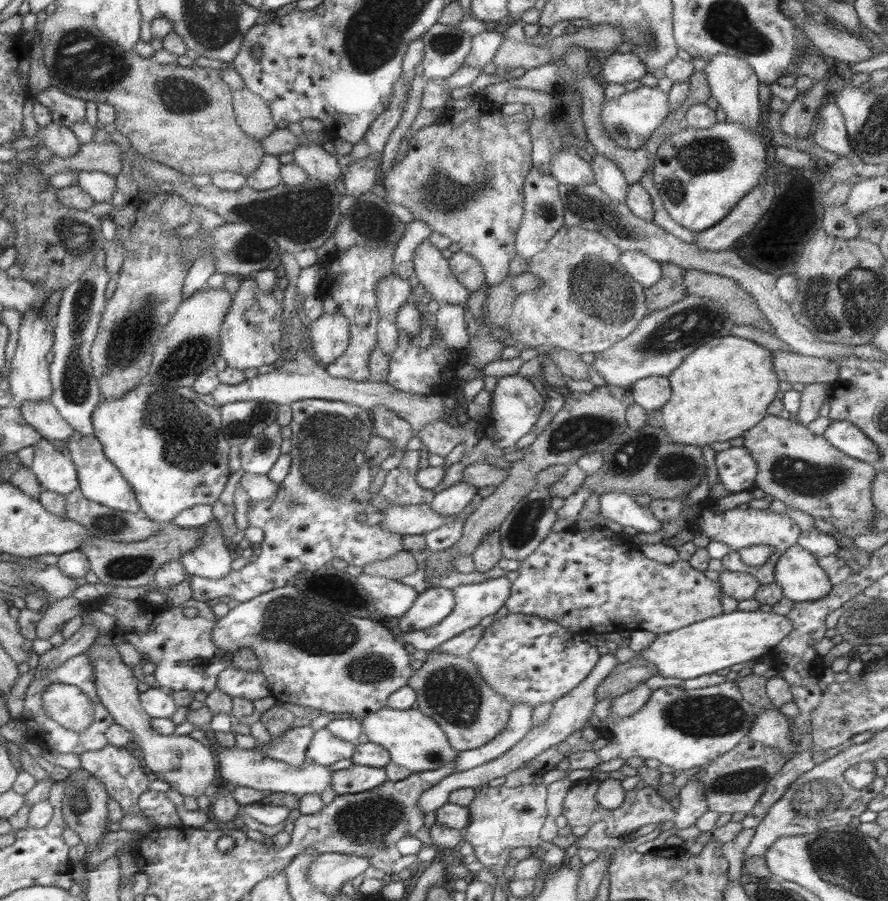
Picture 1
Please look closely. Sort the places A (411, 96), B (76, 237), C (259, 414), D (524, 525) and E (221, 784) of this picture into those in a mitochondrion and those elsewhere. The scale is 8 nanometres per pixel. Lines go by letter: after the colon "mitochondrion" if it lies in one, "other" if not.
A: other
B: mitochondrion
C: mitochondrion
D: mitochondrion
E: other

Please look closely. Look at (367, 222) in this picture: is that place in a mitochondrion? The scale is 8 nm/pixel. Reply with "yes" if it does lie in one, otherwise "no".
yes

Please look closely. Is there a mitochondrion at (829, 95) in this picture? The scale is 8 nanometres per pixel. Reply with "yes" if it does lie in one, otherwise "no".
no

